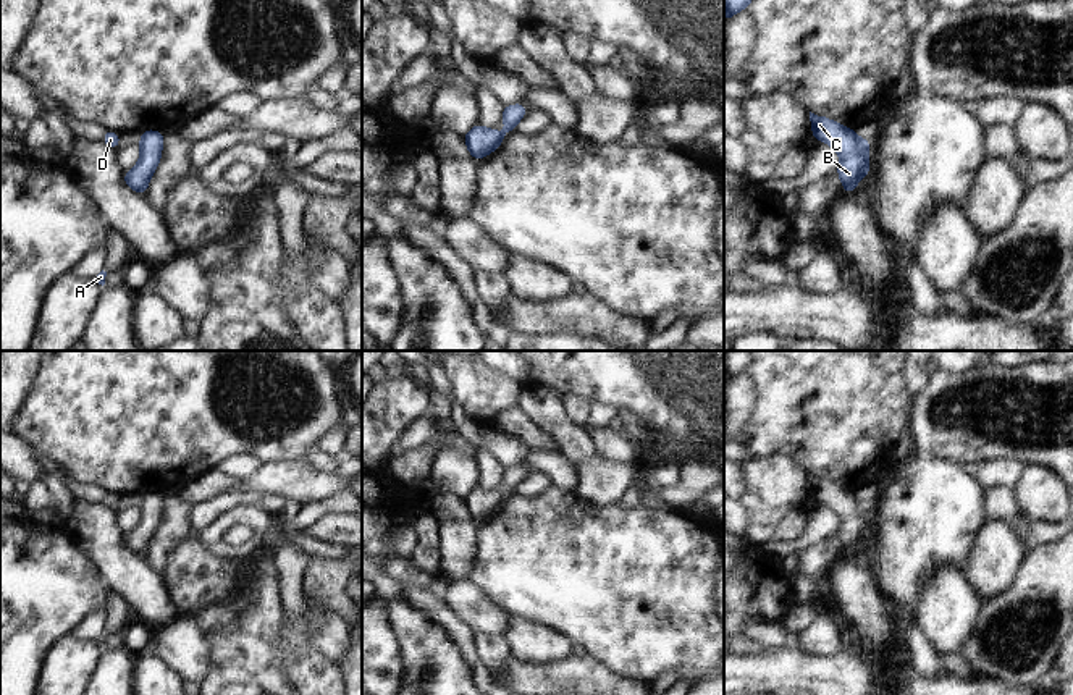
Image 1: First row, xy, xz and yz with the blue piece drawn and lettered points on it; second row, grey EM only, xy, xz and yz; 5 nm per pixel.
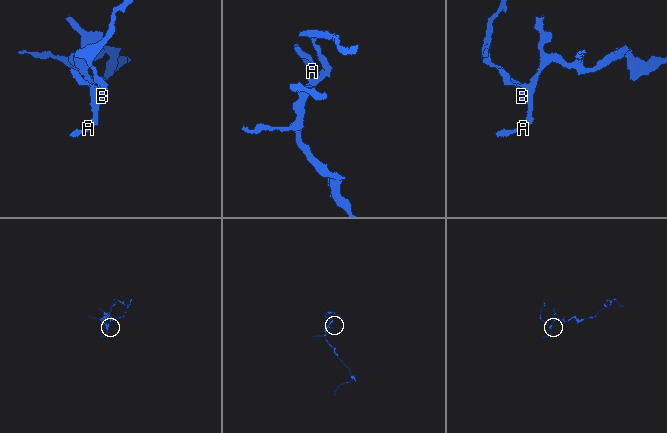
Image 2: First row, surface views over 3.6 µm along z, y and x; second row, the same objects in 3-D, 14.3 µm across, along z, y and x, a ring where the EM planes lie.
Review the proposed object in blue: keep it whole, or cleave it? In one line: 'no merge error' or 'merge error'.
no merge error

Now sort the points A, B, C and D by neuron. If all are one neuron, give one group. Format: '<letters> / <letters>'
A B C D

